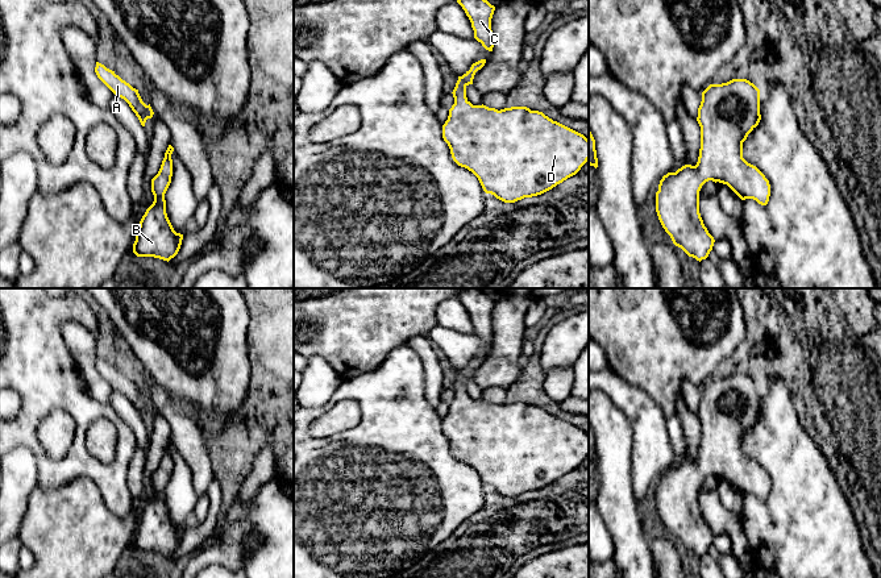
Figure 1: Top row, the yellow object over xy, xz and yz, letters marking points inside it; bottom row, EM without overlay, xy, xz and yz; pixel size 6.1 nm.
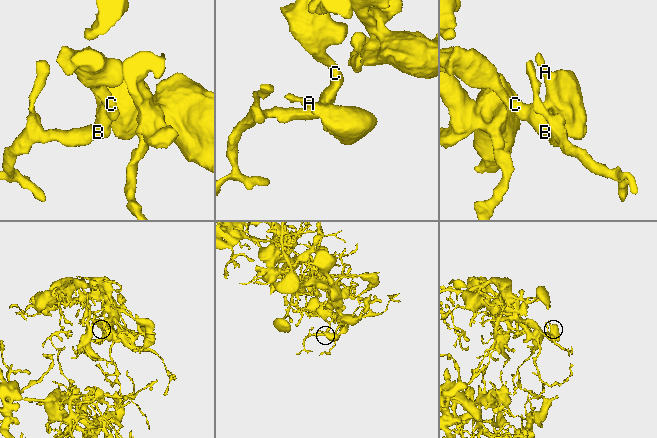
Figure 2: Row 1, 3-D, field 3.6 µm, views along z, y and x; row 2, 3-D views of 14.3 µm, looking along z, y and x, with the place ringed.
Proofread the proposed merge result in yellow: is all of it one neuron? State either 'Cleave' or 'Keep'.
Keep

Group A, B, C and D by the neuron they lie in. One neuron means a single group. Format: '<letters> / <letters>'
A B C D

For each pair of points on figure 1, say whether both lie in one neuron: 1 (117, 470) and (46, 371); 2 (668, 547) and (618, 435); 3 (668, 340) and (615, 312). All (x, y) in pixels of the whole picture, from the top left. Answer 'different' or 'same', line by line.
1: same
2: different
3: same

